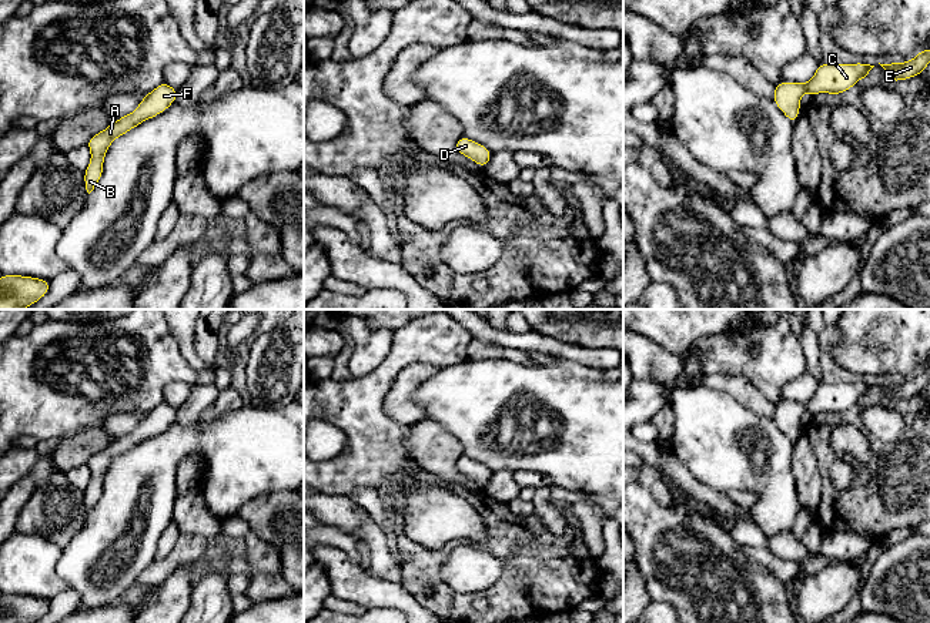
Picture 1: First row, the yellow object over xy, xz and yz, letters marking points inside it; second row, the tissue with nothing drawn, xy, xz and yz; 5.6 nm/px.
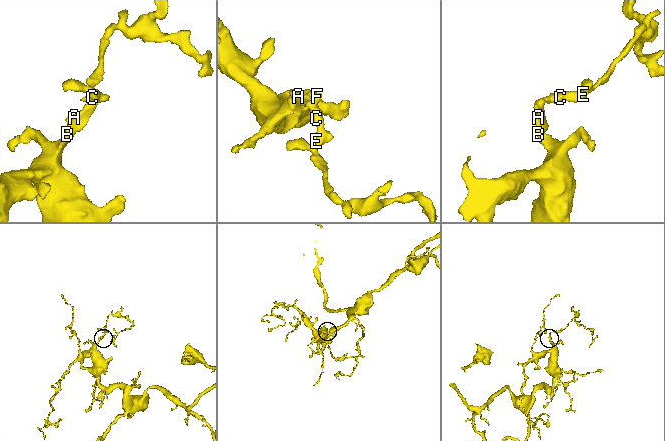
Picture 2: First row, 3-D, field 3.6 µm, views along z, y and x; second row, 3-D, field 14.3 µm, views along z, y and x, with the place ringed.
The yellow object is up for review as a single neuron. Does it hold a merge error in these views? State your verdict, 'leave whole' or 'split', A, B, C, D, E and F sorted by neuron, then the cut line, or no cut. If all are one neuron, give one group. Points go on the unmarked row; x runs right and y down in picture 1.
leave whole | A B C D E F | no cut

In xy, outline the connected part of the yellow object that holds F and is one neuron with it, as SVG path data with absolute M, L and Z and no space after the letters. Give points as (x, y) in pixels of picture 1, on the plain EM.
M163 401L140 421L138 426L133 432L116 439L106 449L94 453L88 459L87 466L90 468L91 479L84 490L84 505L88 513L94 509L103 495L104 476L111 462L117 456L124 455L134 446L140 445L143 441L161 433L175 419L177 409Z

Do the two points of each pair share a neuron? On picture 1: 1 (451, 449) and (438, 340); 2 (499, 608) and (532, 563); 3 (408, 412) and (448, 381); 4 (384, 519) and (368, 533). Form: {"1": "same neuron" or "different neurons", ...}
{"1": "different neurons", "2": "same neuron", "3": "different neurons", "4": "different neurons"}

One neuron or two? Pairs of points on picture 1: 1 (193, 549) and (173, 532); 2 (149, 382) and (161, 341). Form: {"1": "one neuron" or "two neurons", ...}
{"1": "two neurons", "2": "one neuron"}

